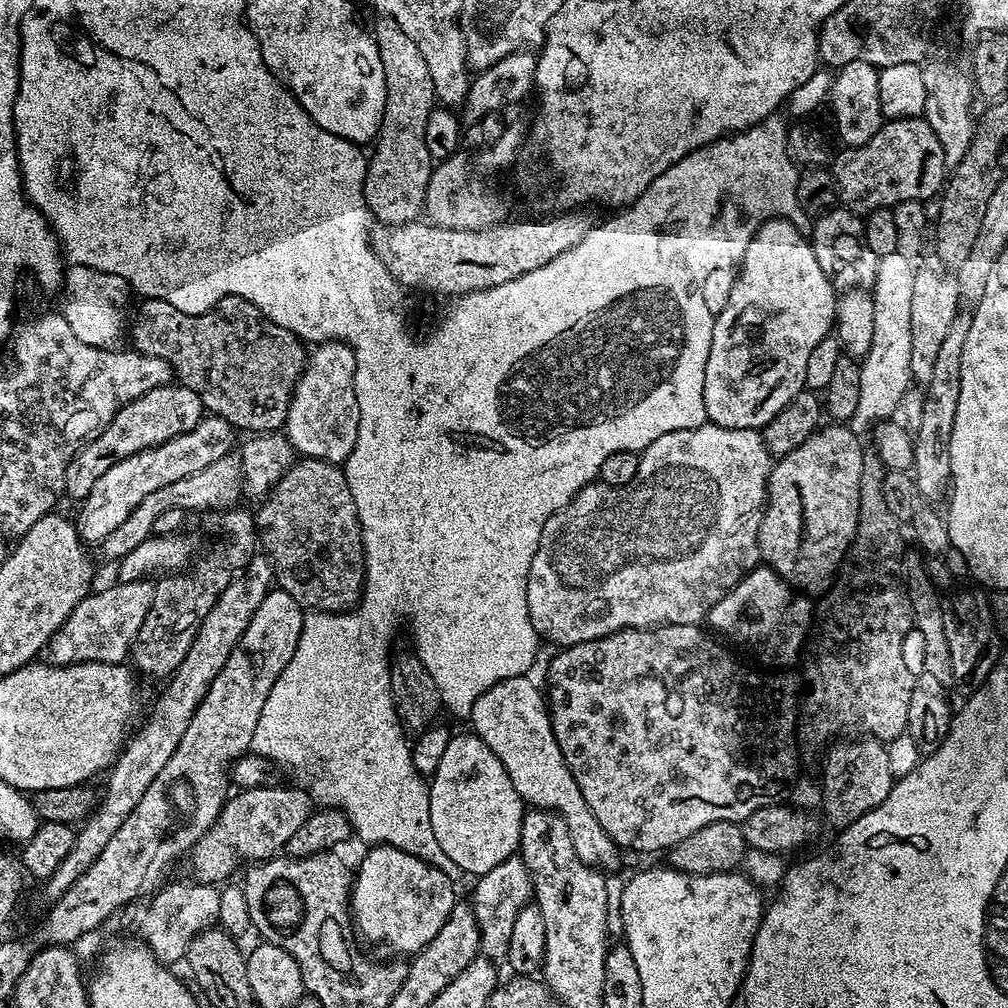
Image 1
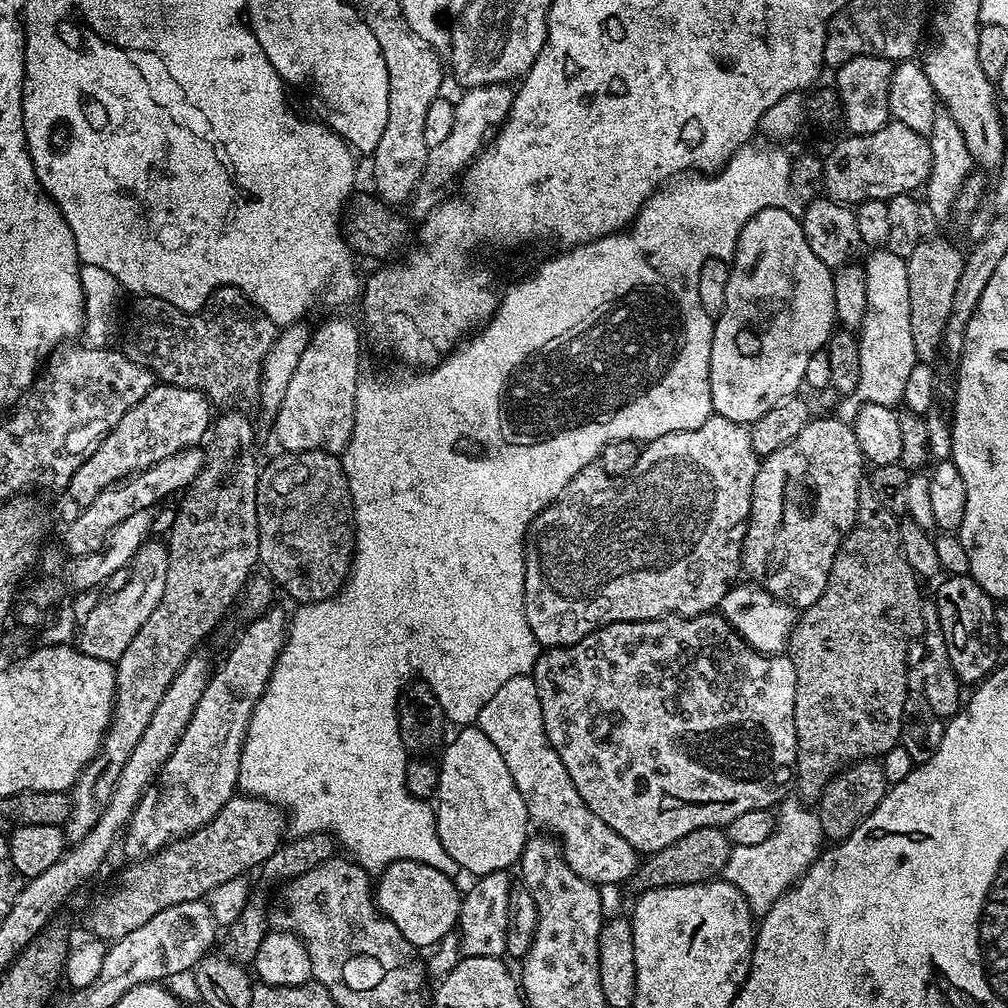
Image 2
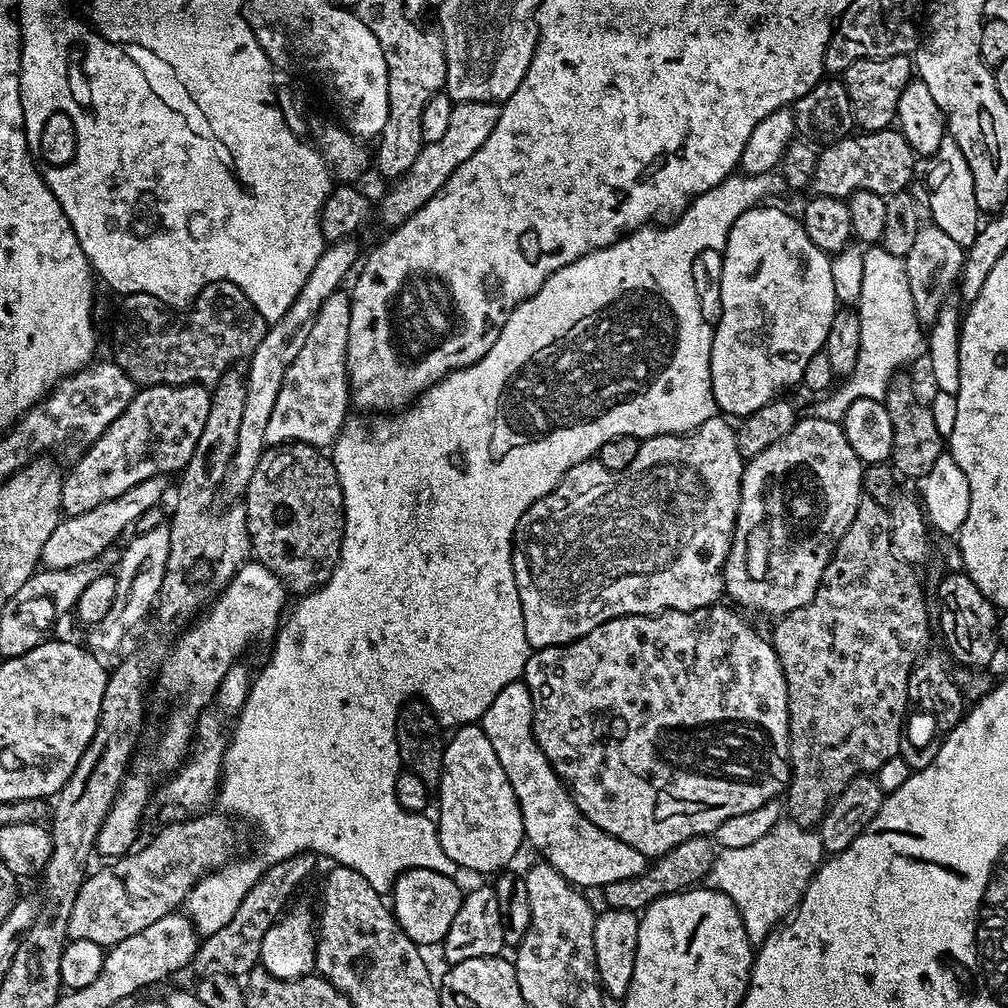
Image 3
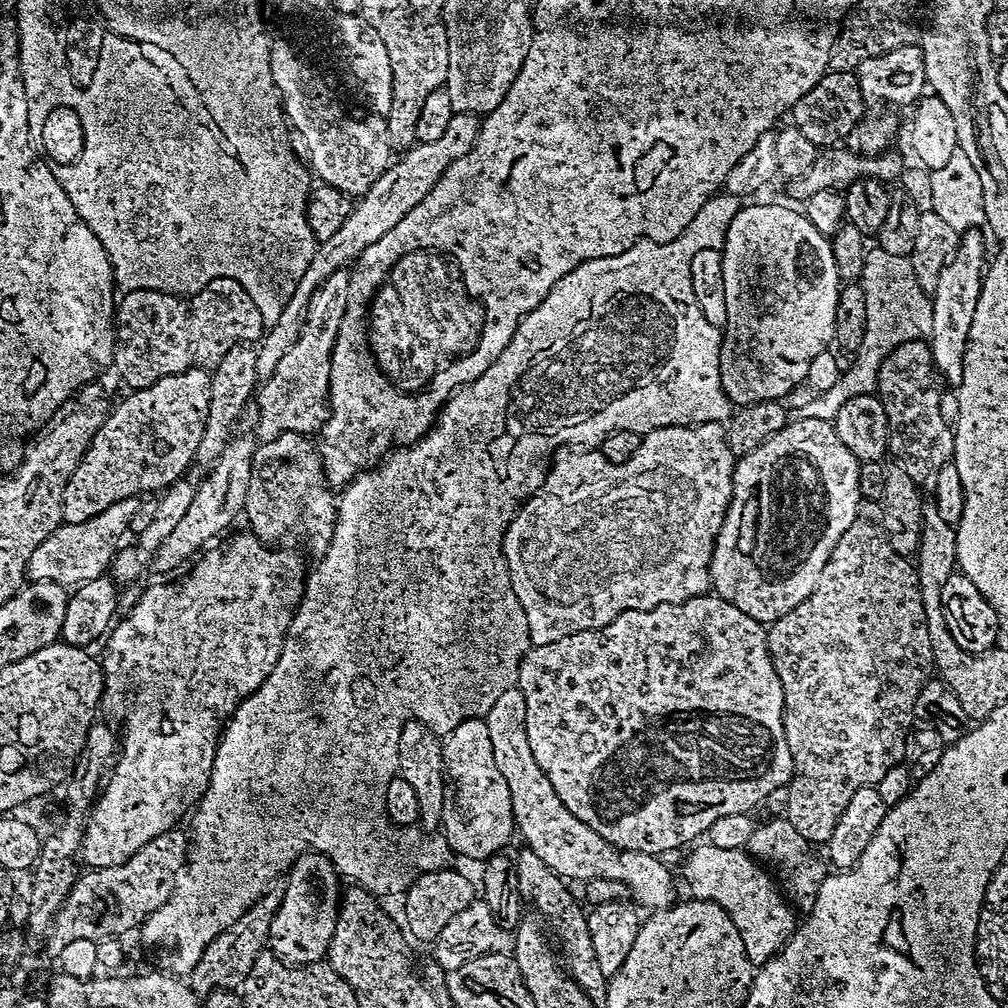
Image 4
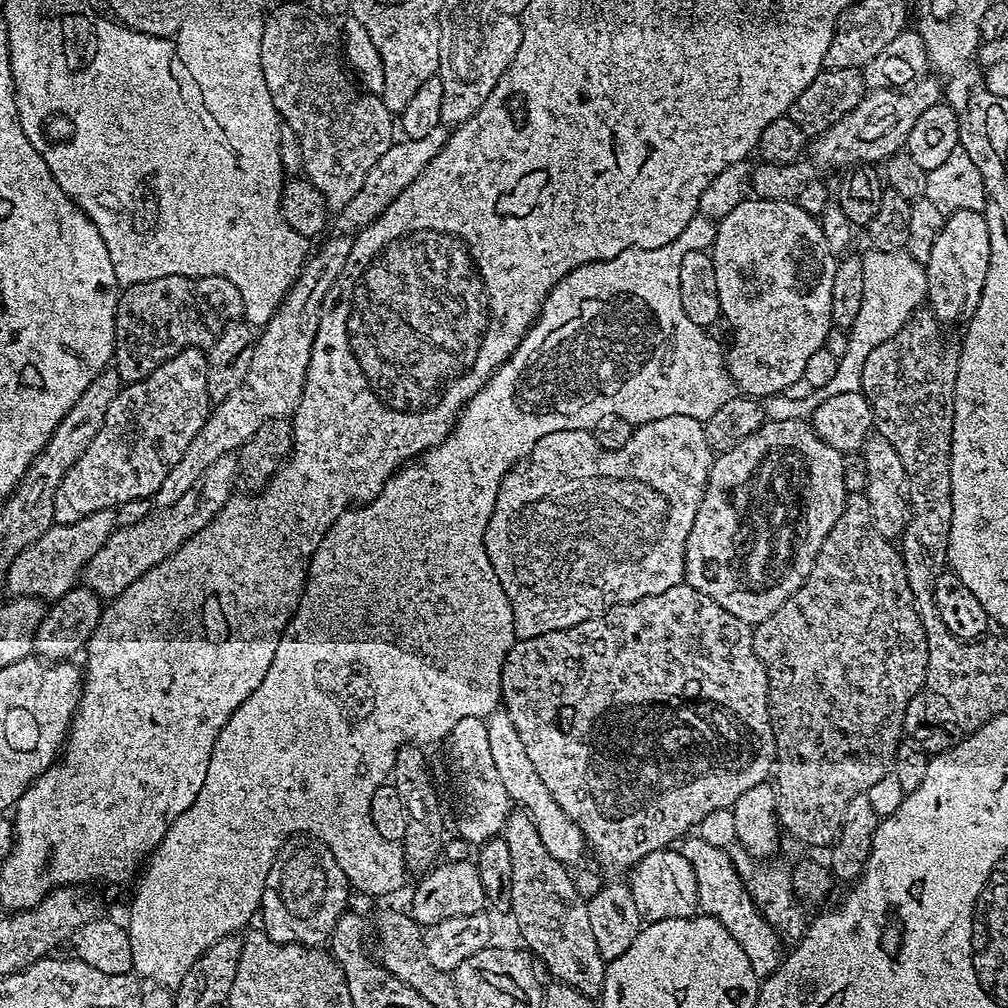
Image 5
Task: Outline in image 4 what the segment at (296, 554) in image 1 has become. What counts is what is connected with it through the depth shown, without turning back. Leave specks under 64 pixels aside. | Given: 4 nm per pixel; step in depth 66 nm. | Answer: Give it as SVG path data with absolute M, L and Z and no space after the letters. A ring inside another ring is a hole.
M283 432L276 438L260 440L253 450L242 512L248 515L247 527L252 535L269 546L279 545L279 540L297 532L317 550L323 550L334 534L338 500L324 476L320 455L308 440L302 432Z

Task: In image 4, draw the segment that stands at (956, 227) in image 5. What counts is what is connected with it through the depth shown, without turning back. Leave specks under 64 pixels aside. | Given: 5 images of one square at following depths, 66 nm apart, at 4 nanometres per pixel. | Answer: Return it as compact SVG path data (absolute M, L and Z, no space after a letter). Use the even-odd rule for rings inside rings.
M976 226L968 227L959 233L960 240L958 236L954 251L942 266L934 290L930 293L932 317L930 318L930 334L926 337L926 343L932 349L932 365L936 367L939 379L943 383L945 380L950 386L949 389L952 390L959 388L962 382L962 362L970 332L970 322L978 306L980 285L986 271L984 236L976 229Z

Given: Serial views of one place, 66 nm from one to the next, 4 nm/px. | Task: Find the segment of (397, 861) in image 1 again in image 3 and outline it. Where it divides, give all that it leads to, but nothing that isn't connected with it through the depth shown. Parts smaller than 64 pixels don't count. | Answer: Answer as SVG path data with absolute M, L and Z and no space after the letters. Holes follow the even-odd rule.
M406 870L396 879L390 889L390 907L402 931L417 944L439 945L444 935L450 930L450 922L454 922L454 914L458 907L455 879L446 874L438 874L434 870Z

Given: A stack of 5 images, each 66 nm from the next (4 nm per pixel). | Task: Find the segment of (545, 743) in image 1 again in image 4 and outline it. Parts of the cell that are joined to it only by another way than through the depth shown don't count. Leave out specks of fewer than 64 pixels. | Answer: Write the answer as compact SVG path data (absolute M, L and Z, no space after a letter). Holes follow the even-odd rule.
M519 687L507 688L502 698L490 706L486 719L490 730L490 750L494 750L494 766L498 766L502 778L506 778L506 786L510 786L510 802L519 839L521 836L526 847L538 854L550 870L568 882L583 882L599 876L626 882L631 899L641 909L667 908L677 899L672 872L660 861L663 859L659 855L615 848L602 838L602 834L594 834L586 822L578 822L578 818L562 806L562 798L554 794L550 778L546 778L530 754L530 742L526 742L524 729L524 699Z

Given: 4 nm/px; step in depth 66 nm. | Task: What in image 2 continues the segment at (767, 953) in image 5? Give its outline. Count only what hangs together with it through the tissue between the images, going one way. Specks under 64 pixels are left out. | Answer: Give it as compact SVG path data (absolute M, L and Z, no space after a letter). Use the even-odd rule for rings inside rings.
M799 795L785 796L778 805L778 811L784 815L784 821L781 824L779 821L773 827L772 836L755 846L733 847L722 873L723 879L743 894L754 914L769 912L782 898L782 894L786 894L802 879L808 867L820 857L826 847L819 811L805 803Z

